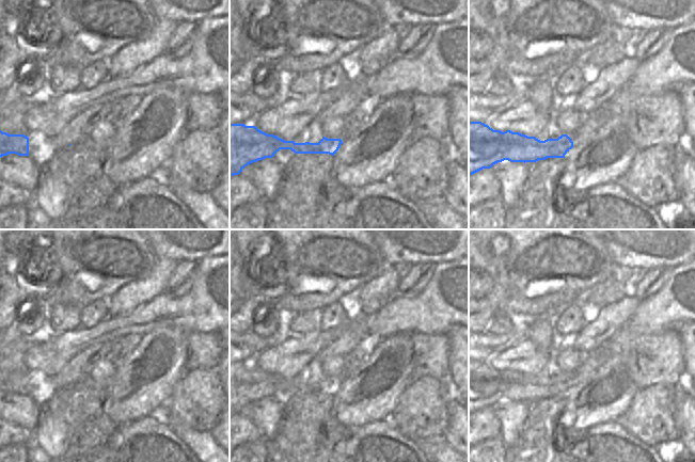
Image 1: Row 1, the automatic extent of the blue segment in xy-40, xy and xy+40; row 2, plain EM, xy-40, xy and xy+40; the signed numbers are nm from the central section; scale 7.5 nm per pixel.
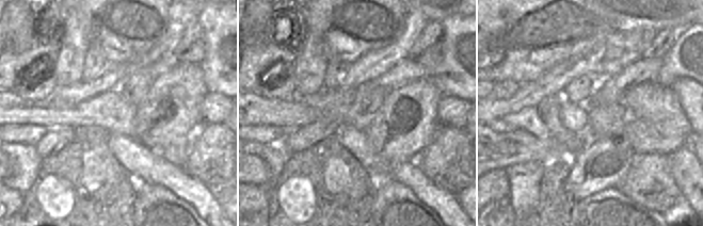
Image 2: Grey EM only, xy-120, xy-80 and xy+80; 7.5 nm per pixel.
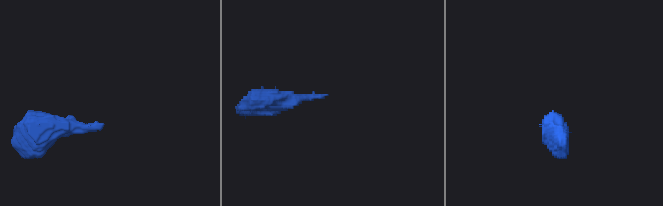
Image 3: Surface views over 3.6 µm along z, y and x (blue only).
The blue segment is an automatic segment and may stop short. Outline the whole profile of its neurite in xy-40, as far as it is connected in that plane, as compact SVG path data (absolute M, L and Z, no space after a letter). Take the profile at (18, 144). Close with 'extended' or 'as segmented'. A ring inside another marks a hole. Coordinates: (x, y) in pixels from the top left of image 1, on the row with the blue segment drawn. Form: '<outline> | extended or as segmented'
M0 130L0 157L9 154L29 156L29 138L23 134L9 134Z | as segmented

